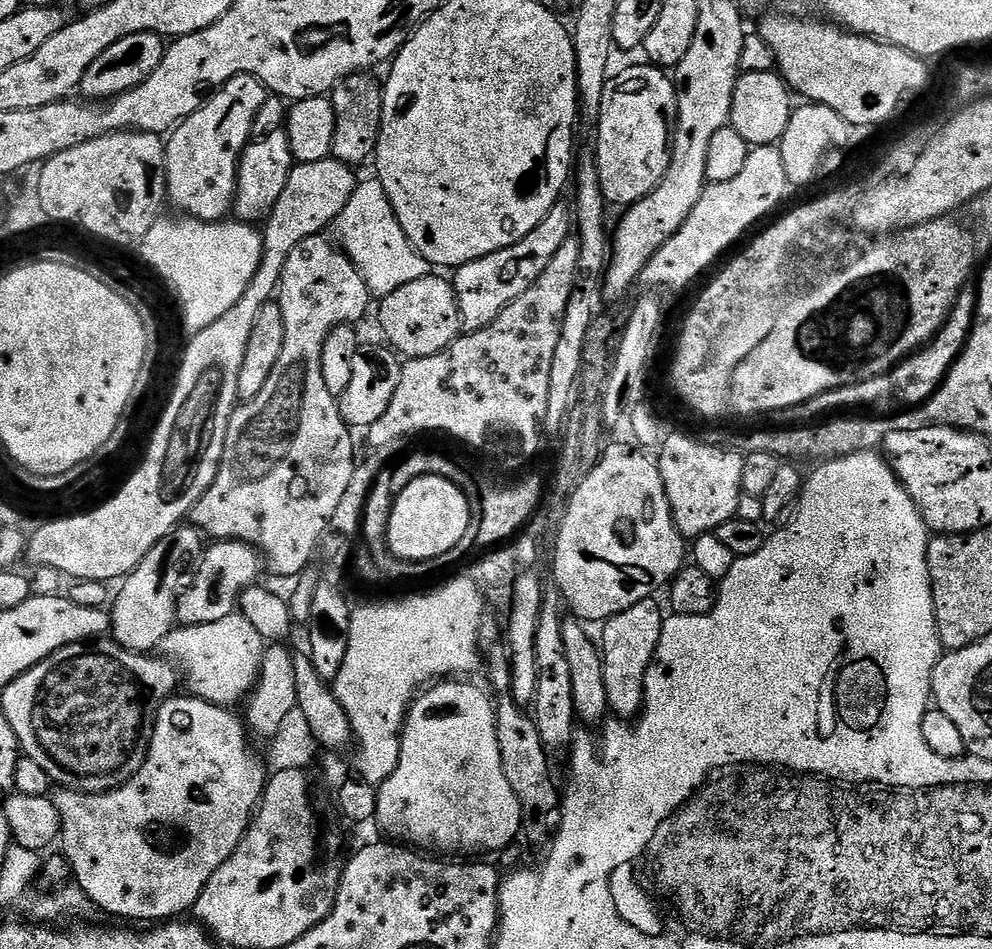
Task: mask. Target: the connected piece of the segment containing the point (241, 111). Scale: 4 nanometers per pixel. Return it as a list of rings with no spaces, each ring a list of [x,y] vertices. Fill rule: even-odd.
[[[236,76],[213,92],[204,105],[173,128],[164,145],[168,200],[185,208],[193,220],[220,222],[236,203],[240,155],[253,139],[252,127],[270,93],[255,76]]]

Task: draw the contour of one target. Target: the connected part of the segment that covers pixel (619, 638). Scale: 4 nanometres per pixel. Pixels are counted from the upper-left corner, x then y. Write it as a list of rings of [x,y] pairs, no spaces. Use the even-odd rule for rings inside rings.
[[[659,599],[643,600],[622,614],[611,616],[603,621],[604,640],[604,673],[606,674],[606,698],[609,709],[620,718],[636,718],[644,710],[644,687],[646,674],[652,665],[658,642],[662,638],[662,626],[666,619],[660,613]]]

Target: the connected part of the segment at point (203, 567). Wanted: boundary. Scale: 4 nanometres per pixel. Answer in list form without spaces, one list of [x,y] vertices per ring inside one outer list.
[[[241,540],[213,543],[205,551],[198,571],[180,594],[176,607],[177,621],[184,626],[202,626],[206,622],[218,622],[233,615],[239,609],[241,594],[261,579],[260,568],[262,572],[262,557],[252,545],[243,544]]]

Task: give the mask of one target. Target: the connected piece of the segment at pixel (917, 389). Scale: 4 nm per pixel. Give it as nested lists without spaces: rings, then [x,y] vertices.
[[[965,286],[958,294],[956,304],[952,307],[940,331],[924,345],[913,351],[907,360],[901,360],[895,368],[888,371],[887,376],[875,376],[866,382],[854,382],[829,392],[818,394],[804,404],[796,404],[793,408],[785,408],[779,413],[781,425],[796,426],[801,422],[820,422],[833,414],[844,414],[847,408],[873,408],[873,413],[886,414],[891,408],[912,408],[923,406],[935,396],[936,391],[944,383],[948,371],[956,364],[957,358],[963,354],[968,345],[968,338],[972,334],[976,316],[976,292],[972,286]]]

